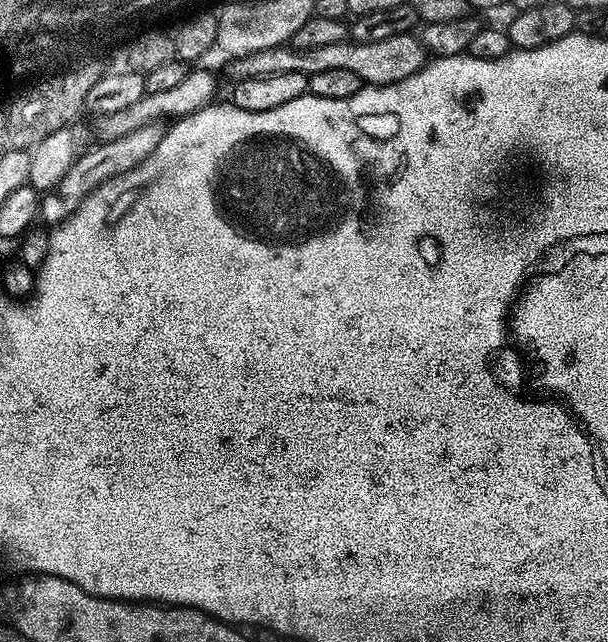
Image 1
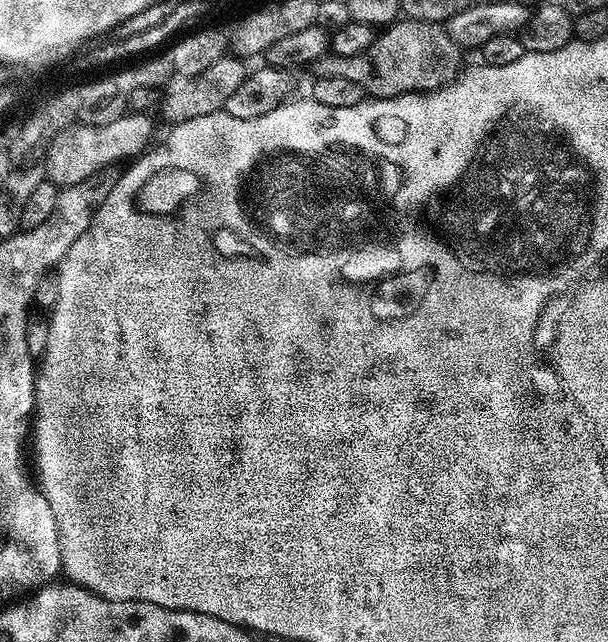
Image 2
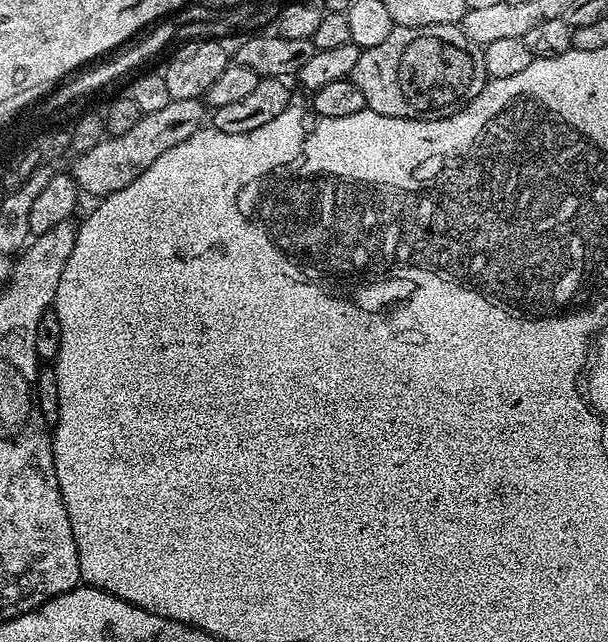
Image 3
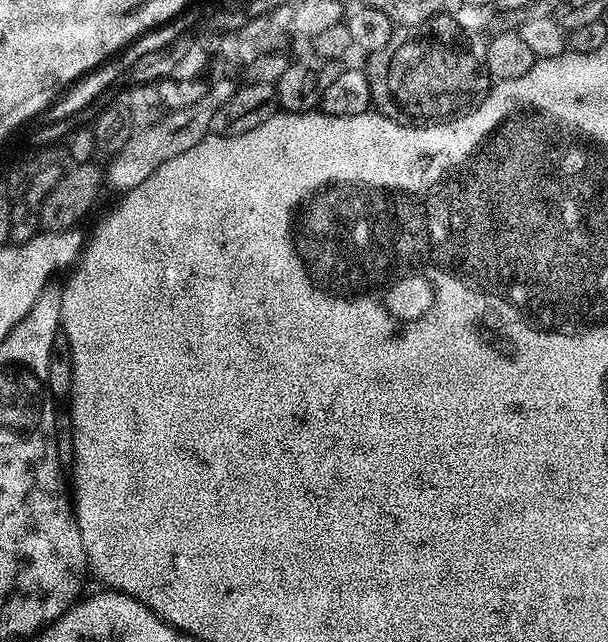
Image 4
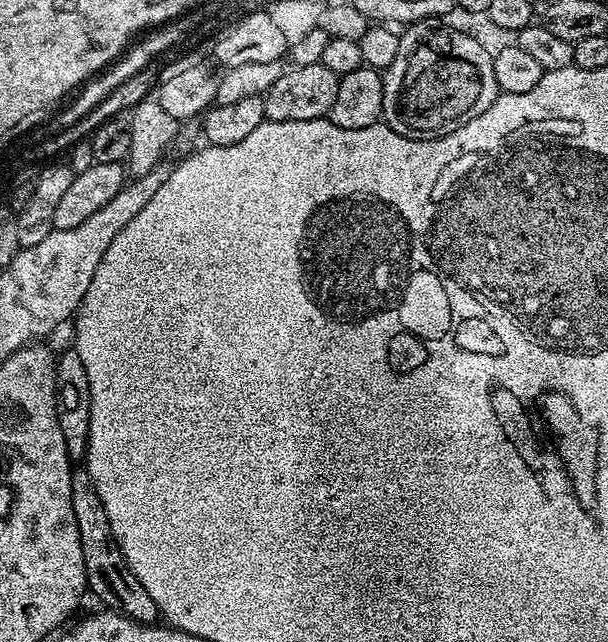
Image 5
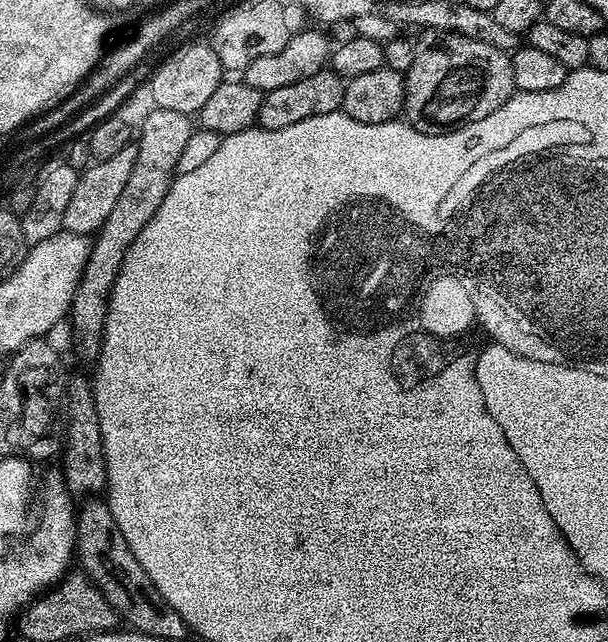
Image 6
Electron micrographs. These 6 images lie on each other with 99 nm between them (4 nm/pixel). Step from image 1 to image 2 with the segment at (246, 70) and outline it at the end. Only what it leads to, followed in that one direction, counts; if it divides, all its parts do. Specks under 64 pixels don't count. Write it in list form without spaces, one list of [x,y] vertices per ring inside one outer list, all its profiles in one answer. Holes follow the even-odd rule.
[[[407,18],[401,19],[399,22],[393,23],[391,26],[385,27],[383,31],[377,35],[376,40],[372,44],[372,47],[368,49],[367,53],[362,56],[334,56],[326,55],[320,60],[315,60],[310,66],[310,72],[313,77],[319,78],[321,76],[341,76],[342,78],[350,78],[350,82],[358,82],[358,86],[362,86],[362,90],[369,97],[379,98],[386,100],[391,96],[401,96],[407,92],[428,92],[433,88],[439,88],[441,84],[449,83],[457,75],[458,67],[456,68],[456,63],[459,62],[460,56],[462,56],[461,49],[457,48],[456,44],[449,39],[447,31],[439,24],[427,24],[421,20],[410,20]]]

